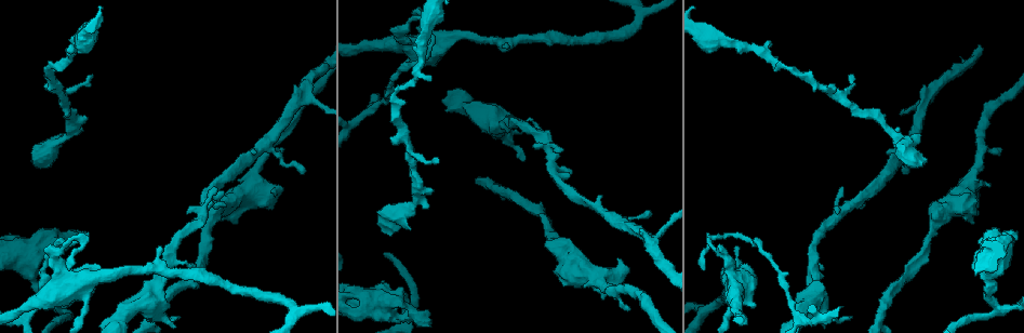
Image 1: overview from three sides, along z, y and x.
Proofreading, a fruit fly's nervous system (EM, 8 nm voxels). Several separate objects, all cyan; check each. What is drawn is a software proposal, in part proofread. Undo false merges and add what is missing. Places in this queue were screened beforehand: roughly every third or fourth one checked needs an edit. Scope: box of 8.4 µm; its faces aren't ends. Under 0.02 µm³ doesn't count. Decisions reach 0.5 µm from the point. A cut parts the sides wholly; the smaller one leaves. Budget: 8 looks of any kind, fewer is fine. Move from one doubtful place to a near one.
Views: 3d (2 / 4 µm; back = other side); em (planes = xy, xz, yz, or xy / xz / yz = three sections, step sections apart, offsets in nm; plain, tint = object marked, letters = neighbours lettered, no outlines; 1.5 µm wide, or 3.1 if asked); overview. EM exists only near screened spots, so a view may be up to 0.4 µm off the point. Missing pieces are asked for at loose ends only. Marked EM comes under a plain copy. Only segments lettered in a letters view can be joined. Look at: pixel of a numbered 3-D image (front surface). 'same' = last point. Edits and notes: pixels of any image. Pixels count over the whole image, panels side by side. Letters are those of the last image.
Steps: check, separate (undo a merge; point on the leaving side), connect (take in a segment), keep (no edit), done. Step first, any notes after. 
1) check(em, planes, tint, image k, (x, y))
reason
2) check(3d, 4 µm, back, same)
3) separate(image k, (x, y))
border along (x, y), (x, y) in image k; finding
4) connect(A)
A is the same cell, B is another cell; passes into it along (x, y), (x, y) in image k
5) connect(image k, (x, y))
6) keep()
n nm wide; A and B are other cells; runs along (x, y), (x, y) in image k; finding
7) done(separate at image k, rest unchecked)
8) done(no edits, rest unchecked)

check(em, xy, step 4, letters, image 1, (852, 316))
thin end

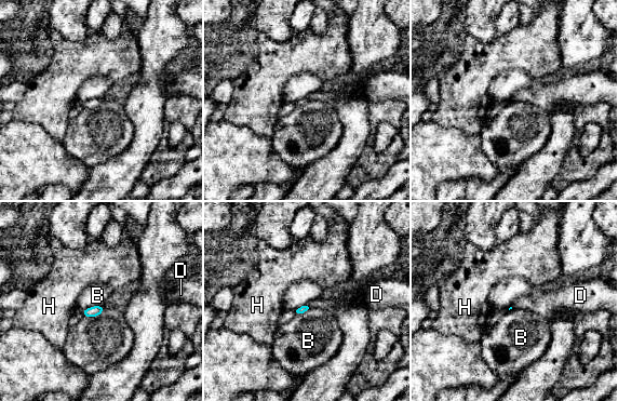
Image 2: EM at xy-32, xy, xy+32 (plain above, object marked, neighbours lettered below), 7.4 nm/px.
check(em, planes, letters, same)

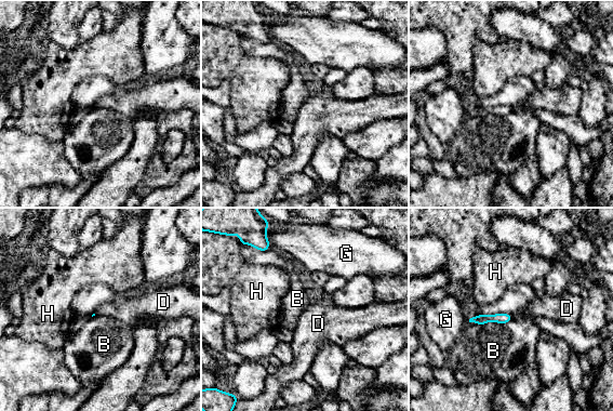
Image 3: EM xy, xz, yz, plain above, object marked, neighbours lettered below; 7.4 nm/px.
keep()
B, D, G and H are other cells; runs along (508, 317), (475, 319) in image 3; no lettered segment goes on from it

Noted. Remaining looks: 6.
check(em, xz, step 4, letters, image 1, (212, 213))
thick turns thin

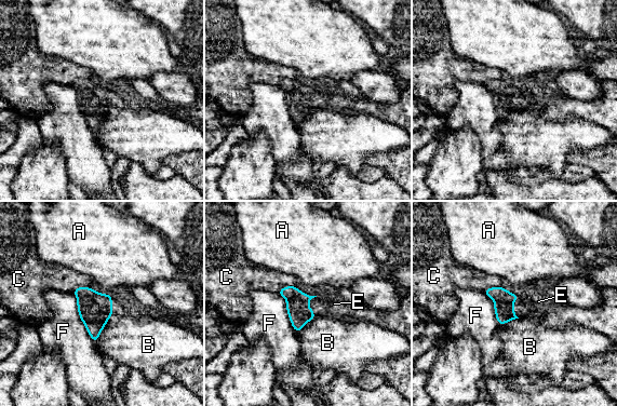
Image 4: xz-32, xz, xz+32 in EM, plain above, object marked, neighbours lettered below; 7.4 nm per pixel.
keep()
F touches over 420 nm; A, B, C, E and F are other cells; border along (90, 286), (77, 286), (71, 292) in image 4; continuous, no second cell

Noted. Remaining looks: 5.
check(3d, 4 µm, image 1, (402, 309))
three-way junction

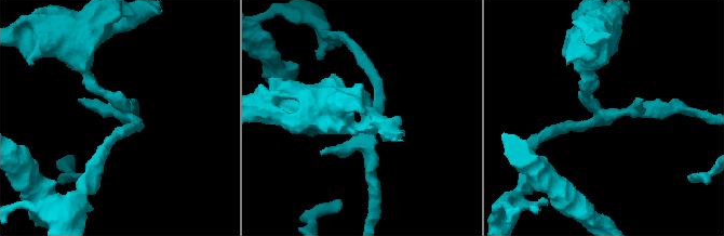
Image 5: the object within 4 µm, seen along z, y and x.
check(em, planes, letters, image 5, (361, 115))
3 arms; arms of 190, 200, 200 nm

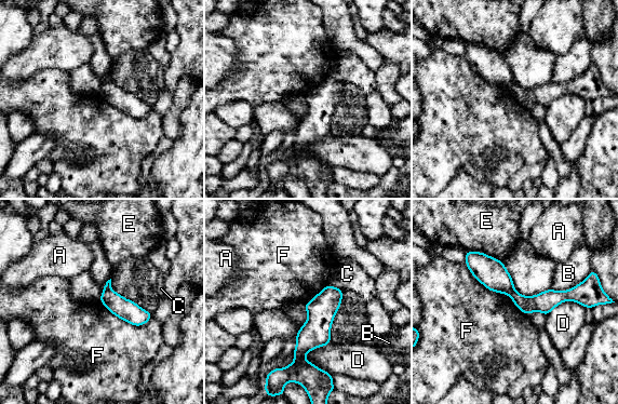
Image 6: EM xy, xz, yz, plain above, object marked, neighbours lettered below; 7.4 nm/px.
separate(image 6, (543, 301))
A, B, C, D, E and F are other cells; the part that leaves runs along (339, 291), (300, 350), (303, 373) in image 6; a second cell is stuck on

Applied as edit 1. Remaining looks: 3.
done(separate at image 6, rest unchecked)

